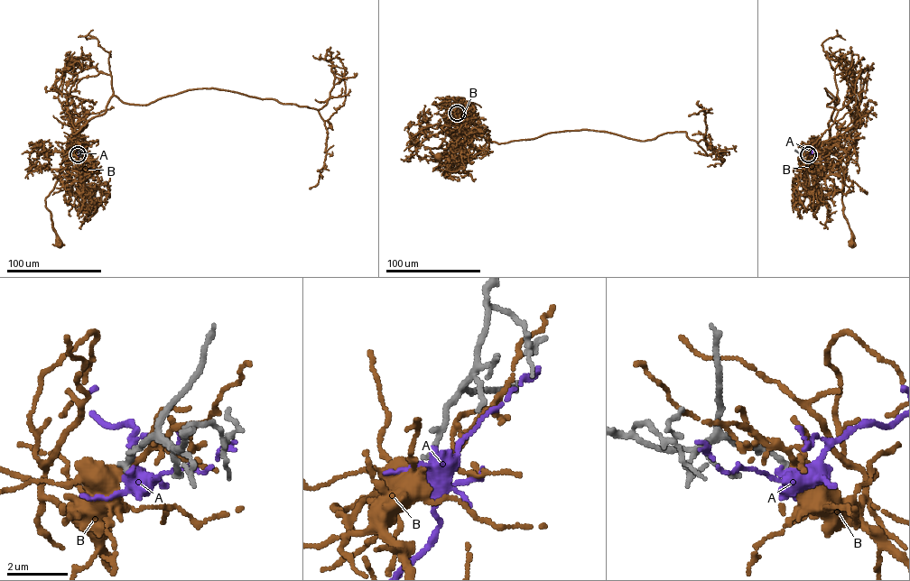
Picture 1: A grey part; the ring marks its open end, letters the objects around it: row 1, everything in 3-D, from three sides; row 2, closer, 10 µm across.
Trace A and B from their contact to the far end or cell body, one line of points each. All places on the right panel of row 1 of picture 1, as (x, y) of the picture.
A: (808, 154), (817, 153), (823, 160)
B: (808, 154), (813, 159), (822, 151), (831, 150), (838, 158), (843, 174), (843, 215), (851, 231), (851, 244)

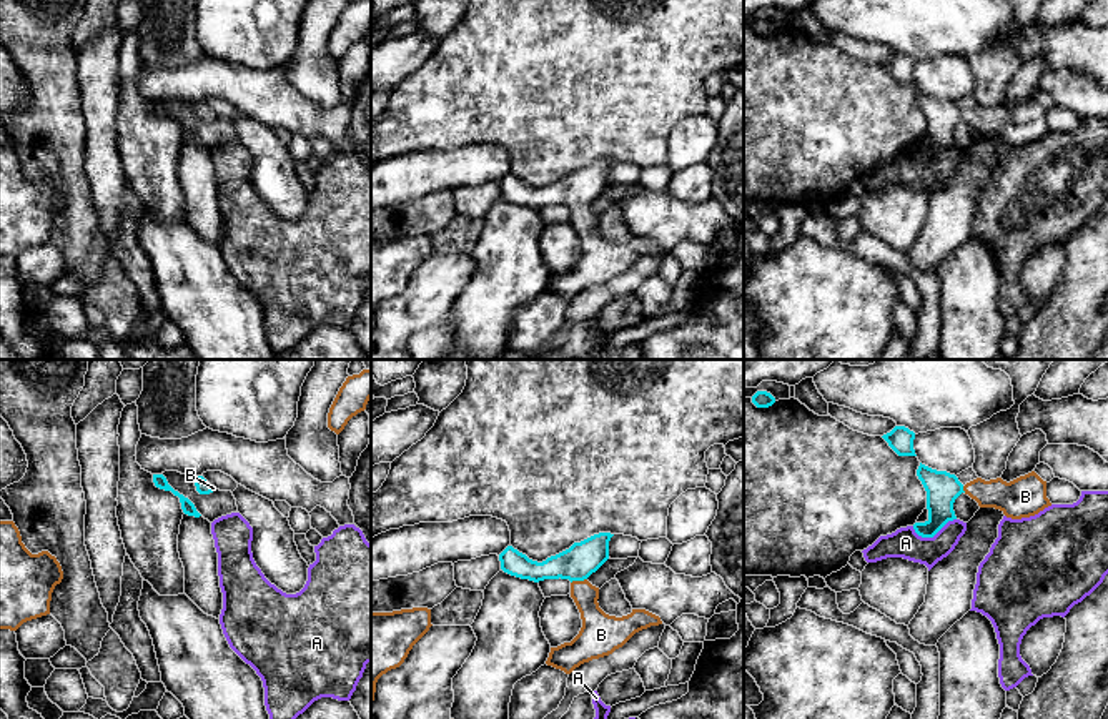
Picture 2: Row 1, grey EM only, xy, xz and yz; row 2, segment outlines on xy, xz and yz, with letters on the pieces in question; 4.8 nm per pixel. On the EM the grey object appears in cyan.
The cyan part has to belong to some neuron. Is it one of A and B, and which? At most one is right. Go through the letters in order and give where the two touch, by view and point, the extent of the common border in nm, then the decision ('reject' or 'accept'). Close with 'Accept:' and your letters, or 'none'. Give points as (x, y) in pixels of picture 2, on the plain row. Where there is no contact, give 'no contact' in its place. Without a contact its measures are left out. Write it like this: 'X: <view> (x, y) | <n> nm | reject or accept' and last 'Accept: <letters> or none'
A: yz (934, 162) | 220 nm | reject
B: xz (578, 207) | 80 nm | accept
Accept: B

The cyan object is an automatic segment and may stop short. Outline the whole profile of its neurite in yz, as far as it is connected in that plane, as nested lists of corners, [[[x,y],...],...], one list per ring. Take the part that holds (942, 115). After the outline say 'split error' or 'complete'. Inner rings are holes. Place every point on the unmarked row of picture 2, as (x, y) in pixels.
[[[920,90],[917,103],[927,118],[928,136],[928,146],[913,151],[922,165],[933,165],[948,148],[957,146],[953,130],[962,120],[975,126],[980,135],[1000,136],[1012,146],[1030,145],[1051,133],[1046,125],[1046,108],[1035,98],[1010,110],[1002,105],[990,108],[977,105],[963,113],[955,102]]] | split error

